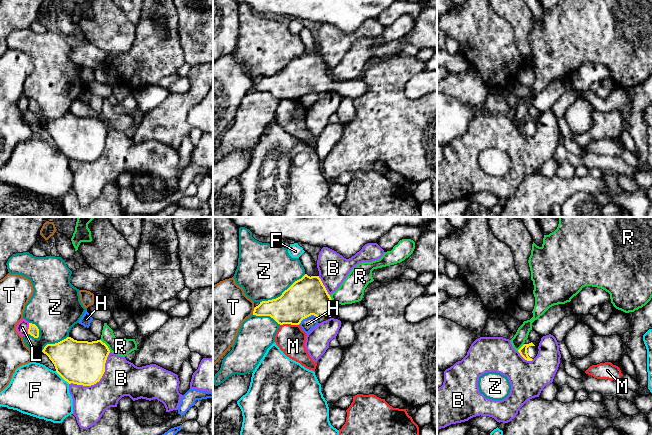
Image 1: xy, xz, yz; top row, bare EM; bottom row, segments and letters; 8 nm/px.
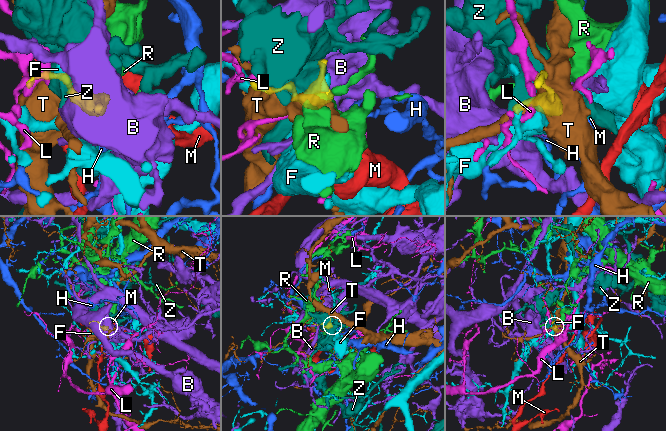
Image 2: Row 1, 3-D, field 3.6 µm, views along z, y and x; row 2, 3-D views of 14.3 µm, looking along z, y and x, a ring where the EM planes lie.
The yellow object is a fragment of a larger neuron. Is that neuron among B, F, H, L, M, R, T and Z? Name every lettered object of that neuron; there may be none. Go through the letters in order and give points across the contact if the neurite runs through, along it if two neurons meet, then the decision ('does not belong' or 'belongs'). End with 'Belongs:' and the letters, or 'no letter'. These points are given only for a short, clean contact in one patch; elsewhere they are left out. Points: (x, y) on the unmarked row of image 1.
B: does not belong
F: does not belong
H: border xz (317, 93), (309, 91), (298, 100); does not belong
L: does not belong
M: border xz (298, 100), (280, 101); does not belong
R: border xy (100, 115), (110, 127); does not belong
T: does not belong
Z: does not belong
Belongs: no letter

